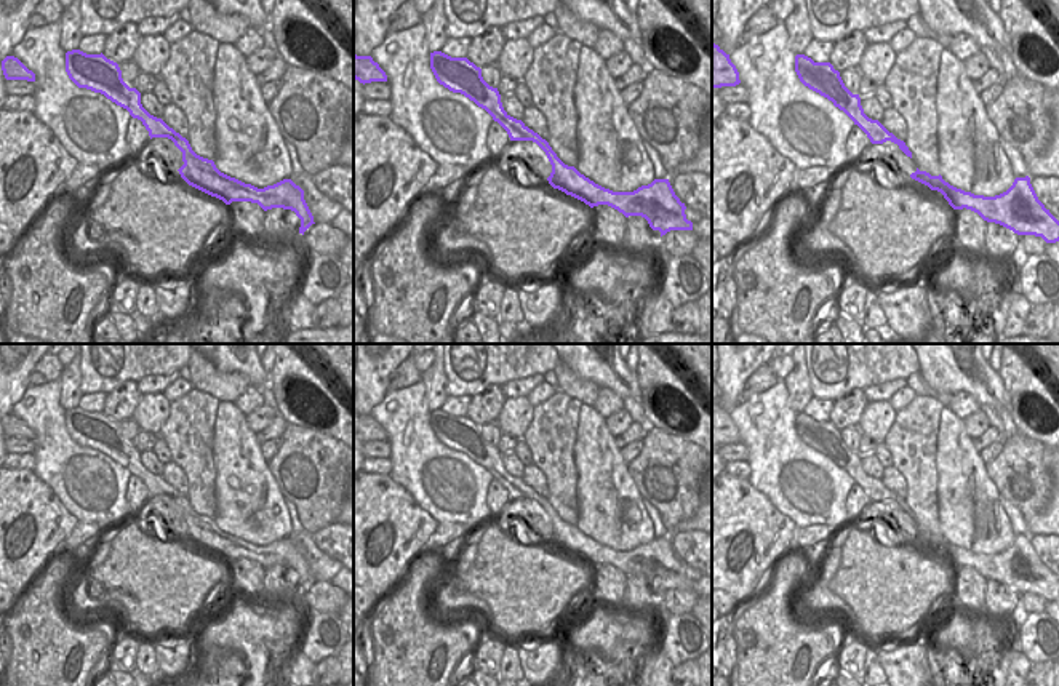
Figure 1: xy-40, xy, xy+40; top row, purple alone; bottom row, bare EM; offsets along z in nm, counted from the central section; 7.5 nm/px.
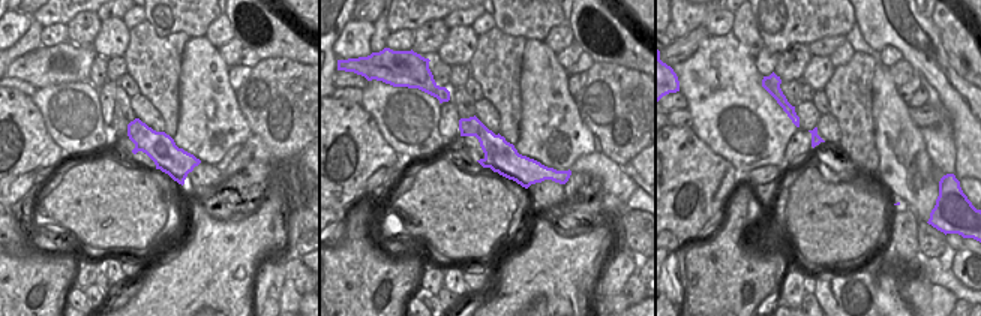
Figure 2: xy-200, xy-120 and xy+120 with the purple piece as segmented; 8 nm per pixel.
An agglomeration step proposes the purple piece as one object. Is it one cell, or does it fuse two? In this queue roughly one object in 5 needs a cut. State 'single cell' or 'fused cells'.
single cell

